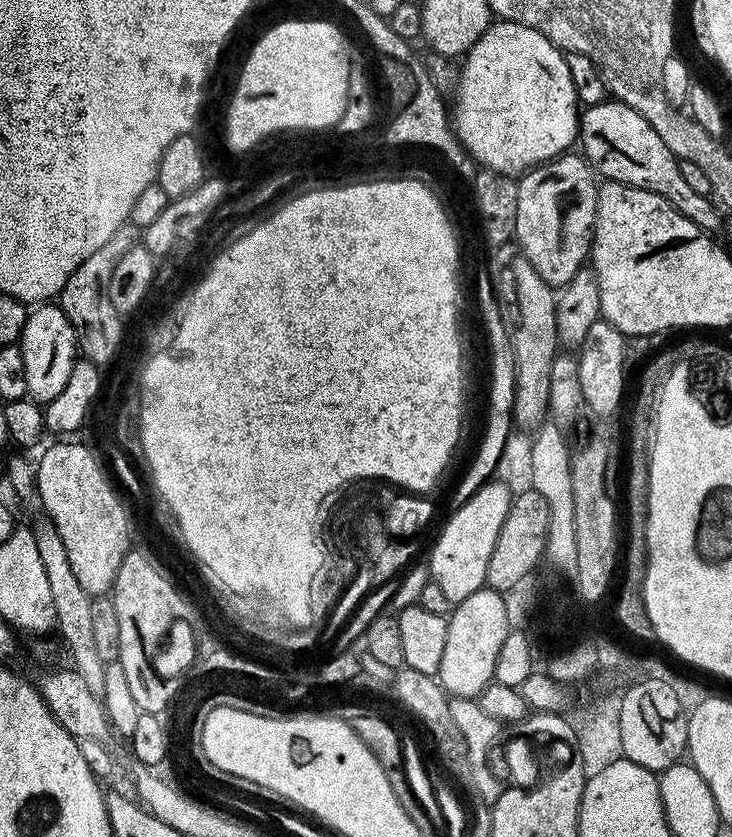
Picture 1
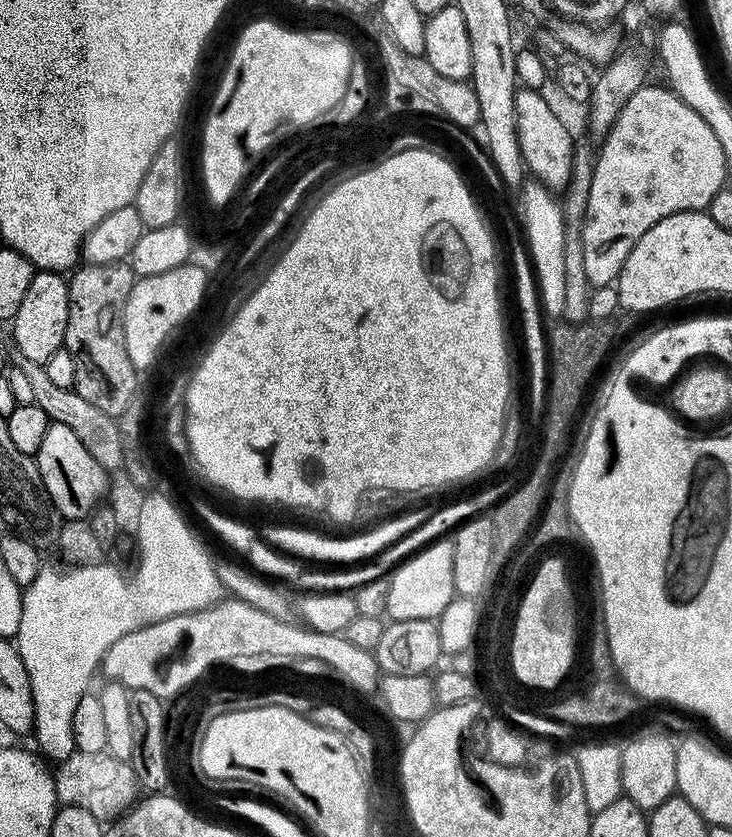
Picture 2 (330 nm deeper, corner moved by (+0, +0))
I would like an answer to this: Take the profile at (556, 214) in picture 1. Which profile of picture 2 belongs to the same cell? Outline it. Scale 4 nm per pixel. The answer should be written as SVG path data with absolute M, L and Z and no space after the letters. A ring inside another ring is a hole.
M521 87L514 98L514 114L518 130L518 146L522 150L527 171L549 190L562 190L574 173L572 166L572 132L560 121L543 91Z

